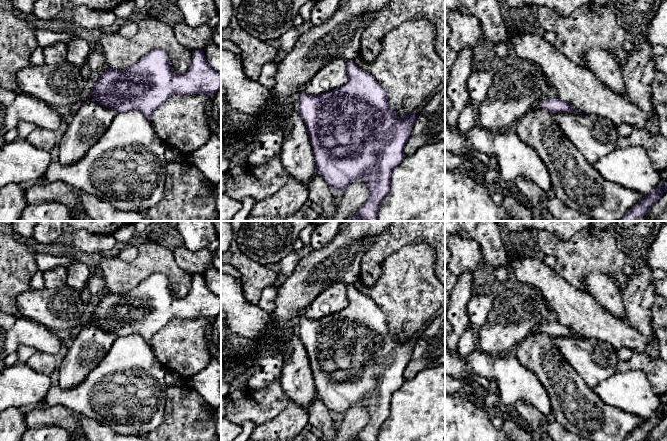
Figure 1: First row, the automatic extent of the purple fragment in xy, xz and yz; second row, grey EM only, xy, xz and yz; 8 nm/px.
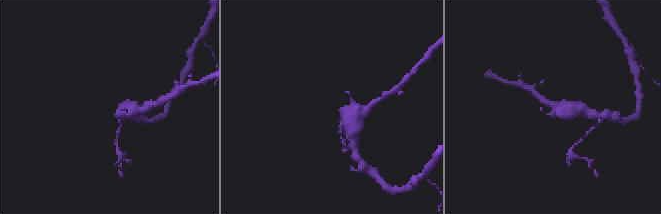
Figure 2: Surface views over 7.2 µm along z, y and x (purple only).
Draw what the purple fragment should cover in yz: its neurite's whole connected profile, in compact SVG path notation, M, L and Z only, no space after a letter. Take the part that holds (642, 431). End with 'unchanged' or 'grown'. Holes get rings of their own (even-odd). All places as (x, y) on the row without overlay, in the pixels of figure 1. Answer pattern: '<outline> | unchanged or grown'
M660 406L658 411L651 417L644 419L643 423L634 429L624 441L643 441L657 424L667 415L667 406Z | unchanged

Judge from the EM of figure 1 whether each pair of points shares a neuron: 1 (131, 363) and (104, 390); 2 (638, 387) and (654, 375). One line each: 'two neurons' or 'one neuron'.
1: one neuron
2: two neurons

